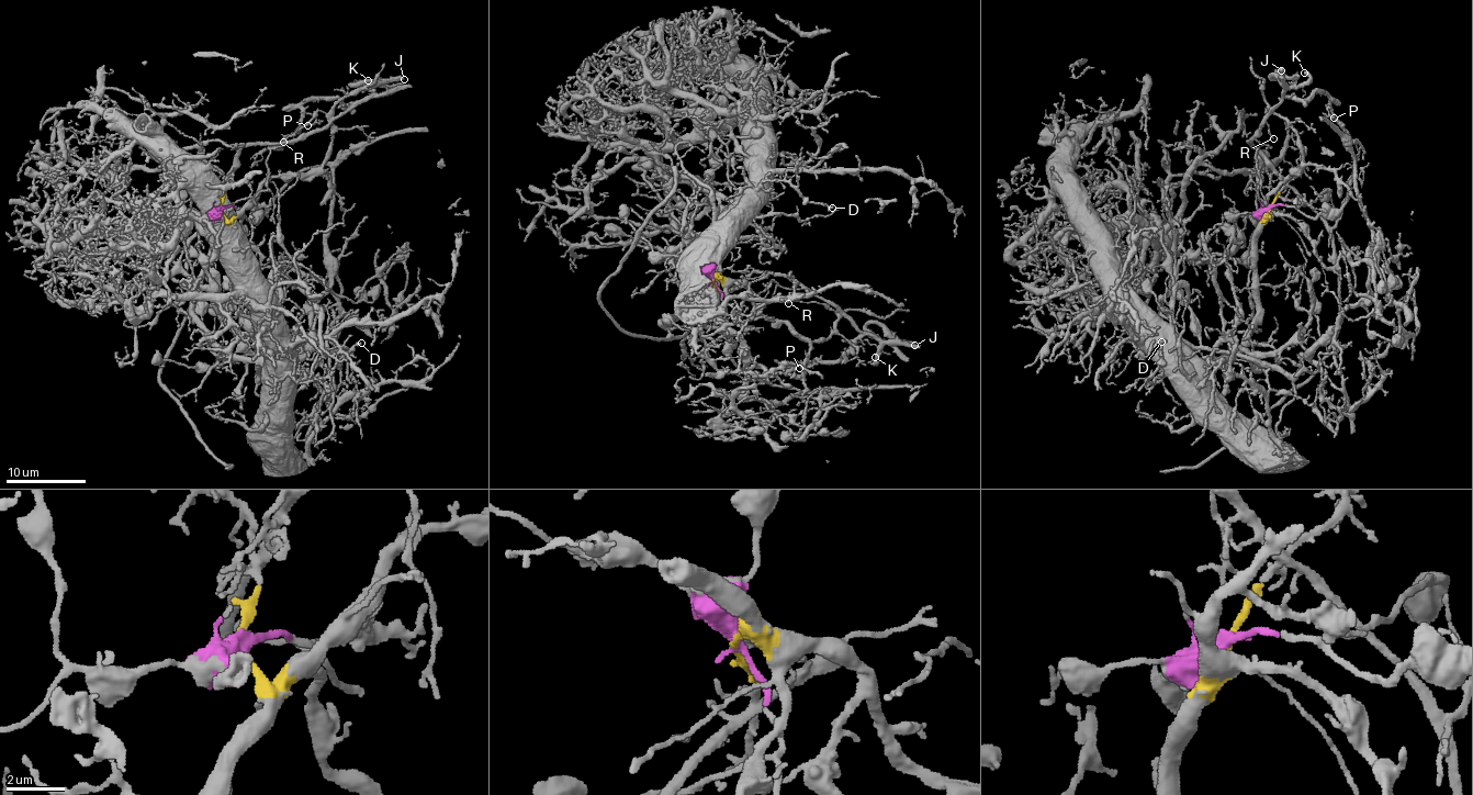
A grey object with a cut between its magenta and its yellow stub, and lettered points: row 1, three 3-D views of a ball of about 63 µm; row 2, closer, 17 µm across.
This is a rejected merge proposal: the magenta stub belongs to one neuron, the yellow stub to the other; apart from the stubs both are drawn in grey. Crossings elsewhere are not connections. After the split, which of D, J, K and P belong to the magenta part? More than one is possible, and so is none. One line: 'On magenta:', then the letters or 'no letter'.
On magenta: J, K, P

